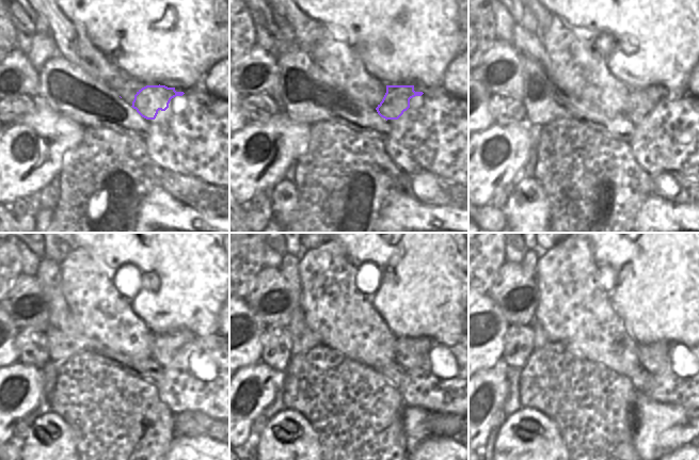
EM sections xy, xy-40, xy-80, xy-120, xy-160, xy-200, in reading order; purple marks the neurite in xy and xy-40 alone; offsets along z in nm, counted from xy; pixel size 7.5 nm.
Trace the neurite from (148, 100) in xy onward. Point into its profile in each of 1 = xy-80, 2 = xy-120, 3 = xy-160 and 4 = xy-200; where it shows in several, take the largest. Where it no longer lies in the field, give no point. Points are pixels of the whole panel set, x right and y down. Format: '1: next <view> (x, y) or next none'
1: next xy-80 (639, 101)
2: next xy-120 (164, 349)
3: next xy-160 (409, 353)
4: next xy-200 (653, 358)

